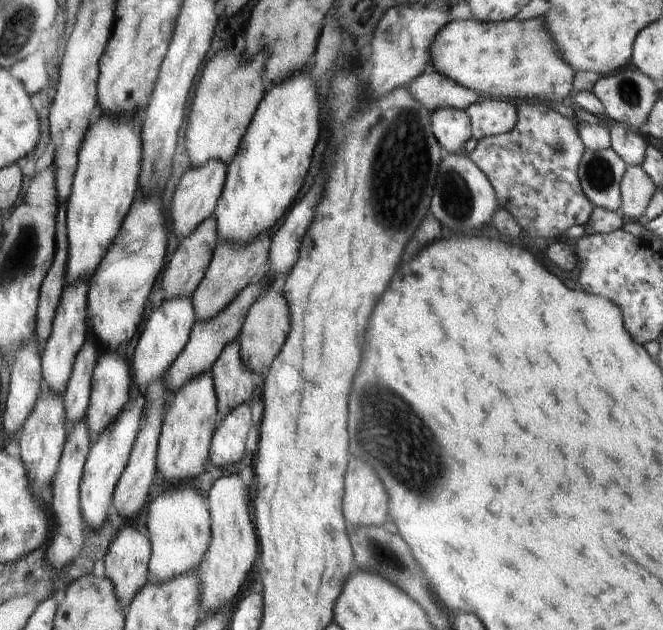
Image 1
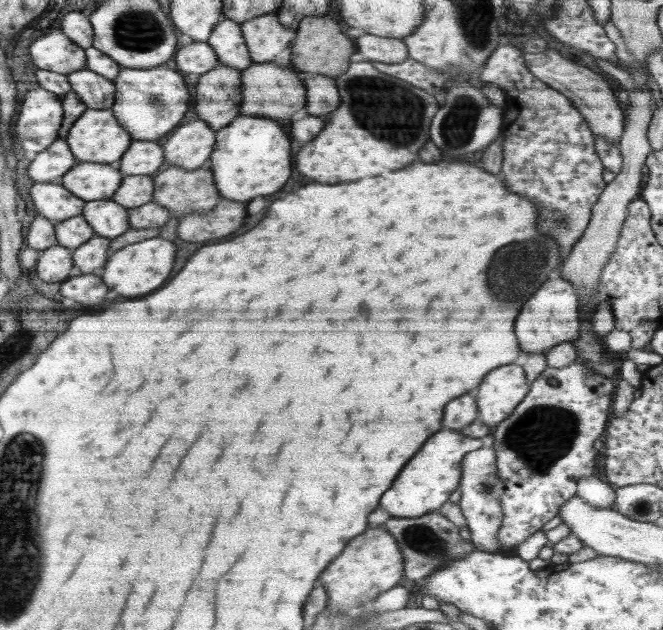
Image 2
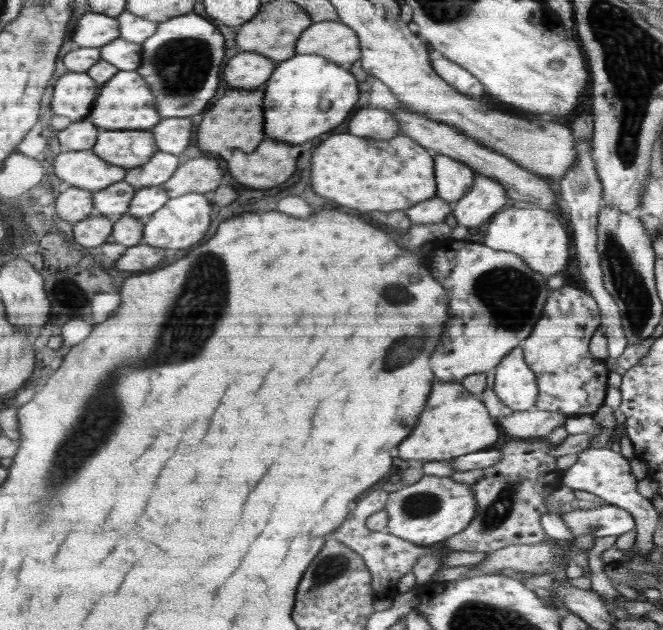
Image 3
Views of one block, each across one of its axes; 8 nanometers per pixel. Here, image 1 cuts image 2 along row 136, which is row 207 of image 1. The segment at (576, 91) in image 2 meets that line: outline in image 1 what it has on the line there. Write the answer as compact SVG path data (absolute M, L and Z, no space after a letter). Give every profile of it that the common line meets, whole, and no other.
M610 146L604 150L585 149L578 169L584 194L594 208L621 210L621 180L627 164Z

